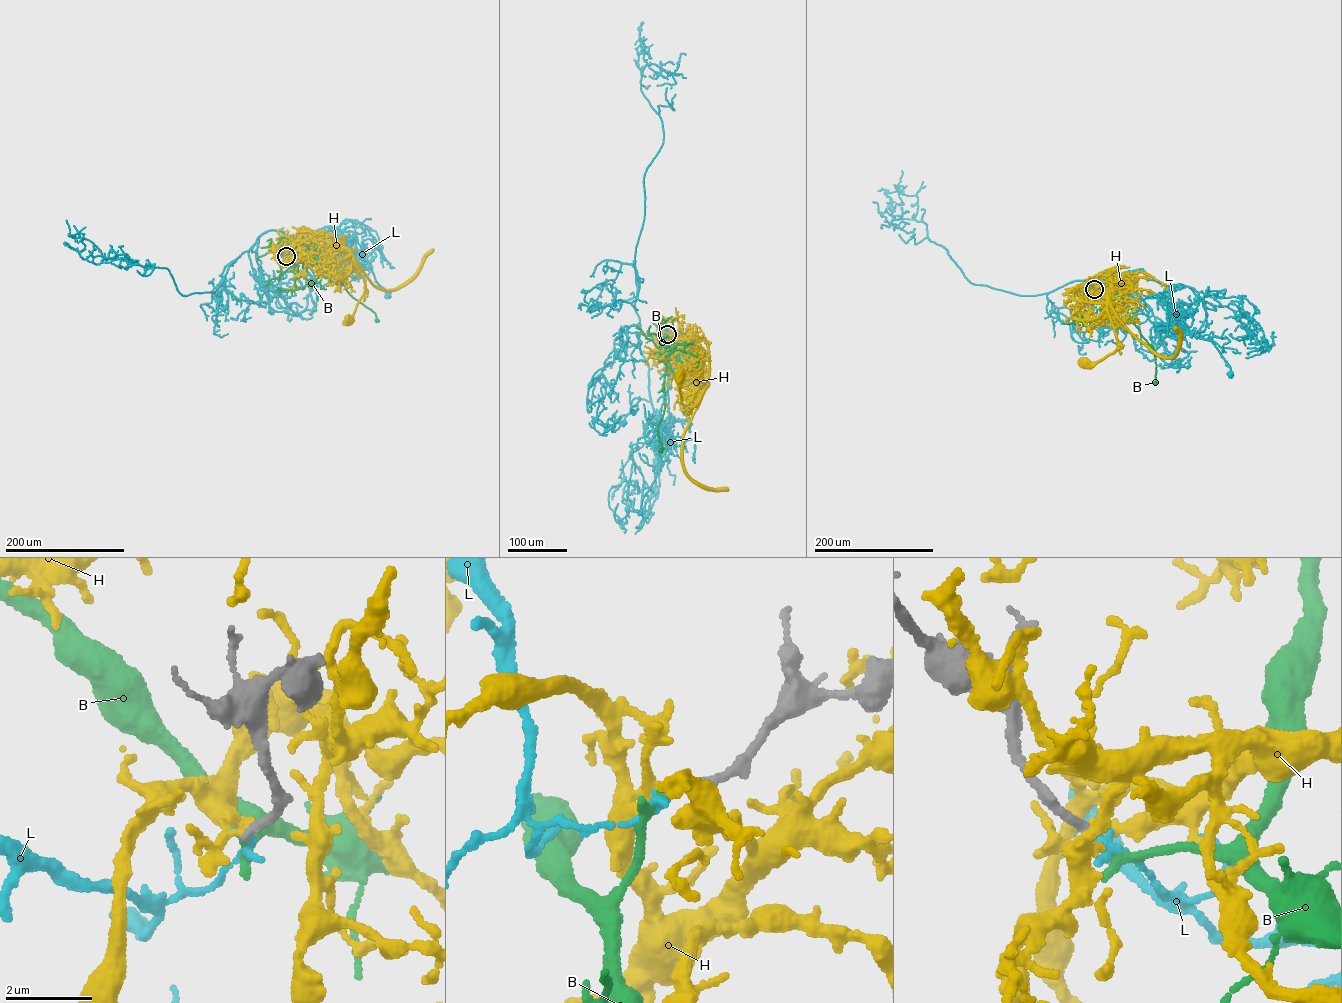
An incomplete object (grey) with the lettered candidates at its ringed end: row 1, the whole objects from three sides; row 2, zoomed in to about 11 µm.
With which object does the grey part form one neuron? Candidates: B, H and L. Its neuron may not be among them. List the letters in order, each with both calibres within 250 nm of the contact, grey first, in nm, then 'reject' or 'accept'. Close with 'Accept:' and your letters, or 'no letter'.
B: 200/200 nm | accept
H: 200/140 nm | reject
L: 200/170 nm | reject
Accept: B

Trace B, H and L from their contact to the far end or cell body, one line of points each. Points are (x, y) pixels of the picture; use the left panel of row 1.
B: (286, 256), (297, 255), (299, 272), (312, 263), (335, 277), (352, 297), (374, 312), (377, 320)
H: (286, 256), (303, 251), (321, 240), (338, 248)
L: (286, 256), (279, 254), (289, 243), (302, 243), (316, 251), (335, 243), (354, 267), (370, 268), (388, 294)

